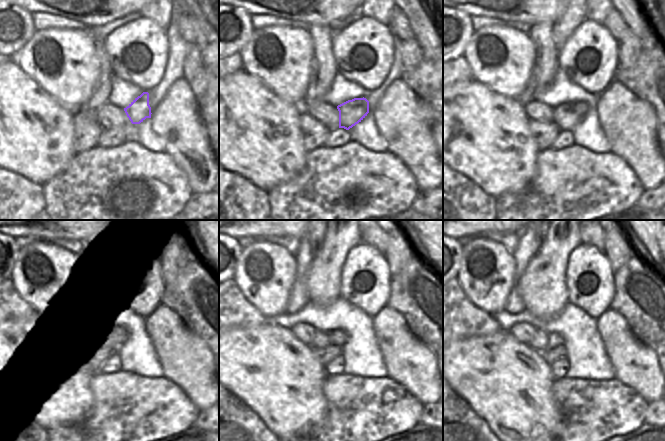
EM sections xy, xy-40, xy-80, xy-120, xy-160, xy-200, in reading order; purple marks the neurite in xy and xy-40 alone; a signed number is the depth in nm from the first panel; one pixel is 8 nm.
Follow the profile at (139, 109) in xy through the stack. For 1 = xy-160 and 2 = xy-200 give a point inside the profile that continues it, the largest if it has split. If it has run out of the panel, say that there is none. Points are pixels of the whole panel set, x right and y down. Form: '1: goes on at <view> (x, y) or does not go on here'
1: goes on at xy-160 (338, 338)
2: goes on at xy-200 (540, 340)

